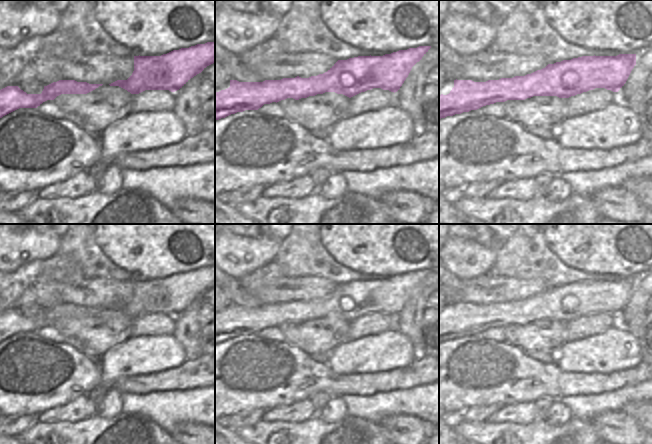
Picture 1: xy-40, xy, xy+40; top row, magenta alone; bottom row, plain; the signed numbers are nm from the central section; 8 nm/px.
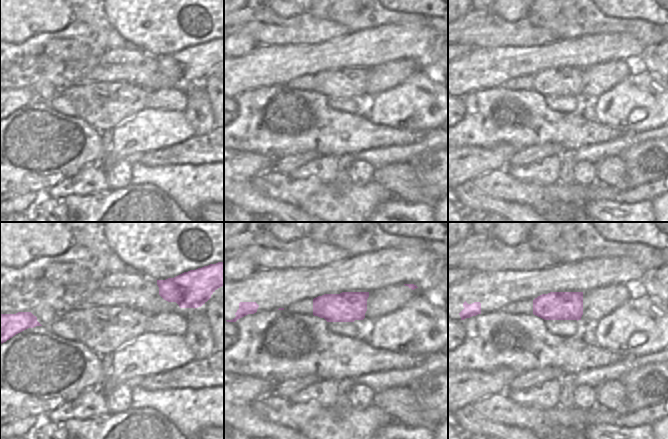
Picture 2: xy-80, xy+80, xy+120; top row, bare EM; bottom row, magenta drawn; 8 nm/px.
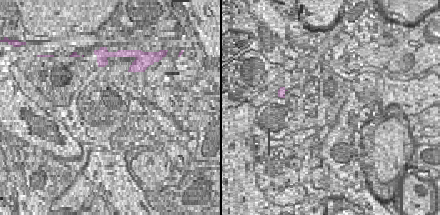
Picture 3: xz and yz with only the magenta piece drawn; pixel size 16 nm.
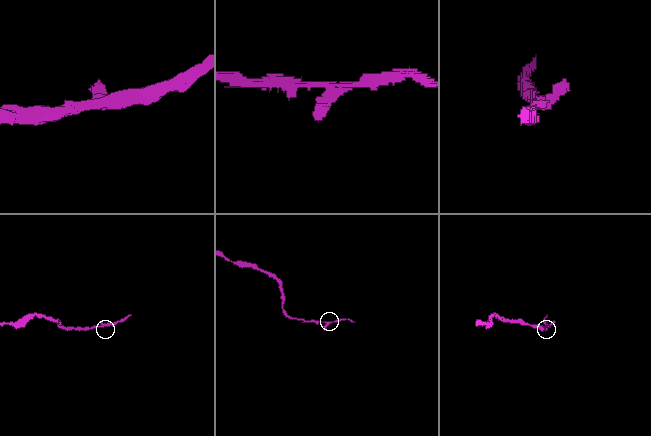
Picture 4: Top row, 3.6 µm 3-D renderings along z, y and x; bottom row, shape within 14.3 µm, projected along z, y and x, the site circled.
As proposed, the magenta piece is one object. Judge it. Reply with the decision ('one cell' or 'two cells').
one cell

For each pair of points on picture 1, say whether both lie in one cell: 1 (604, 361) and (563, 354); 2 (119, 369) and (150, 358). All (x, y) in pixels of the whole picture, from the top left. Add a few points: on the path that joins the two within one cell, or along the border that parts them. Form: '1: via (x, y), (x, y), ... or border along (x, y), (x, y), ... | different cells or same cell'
1: via (594, 355), (573, 355) | same cell
2: via (127, 361), (130, 358), (142, 358) | same cell

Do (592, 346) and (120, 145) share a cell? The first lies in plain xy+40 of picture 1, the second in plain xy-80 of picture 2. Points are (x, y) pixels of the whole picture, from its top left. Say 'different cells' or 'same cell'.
same cell

